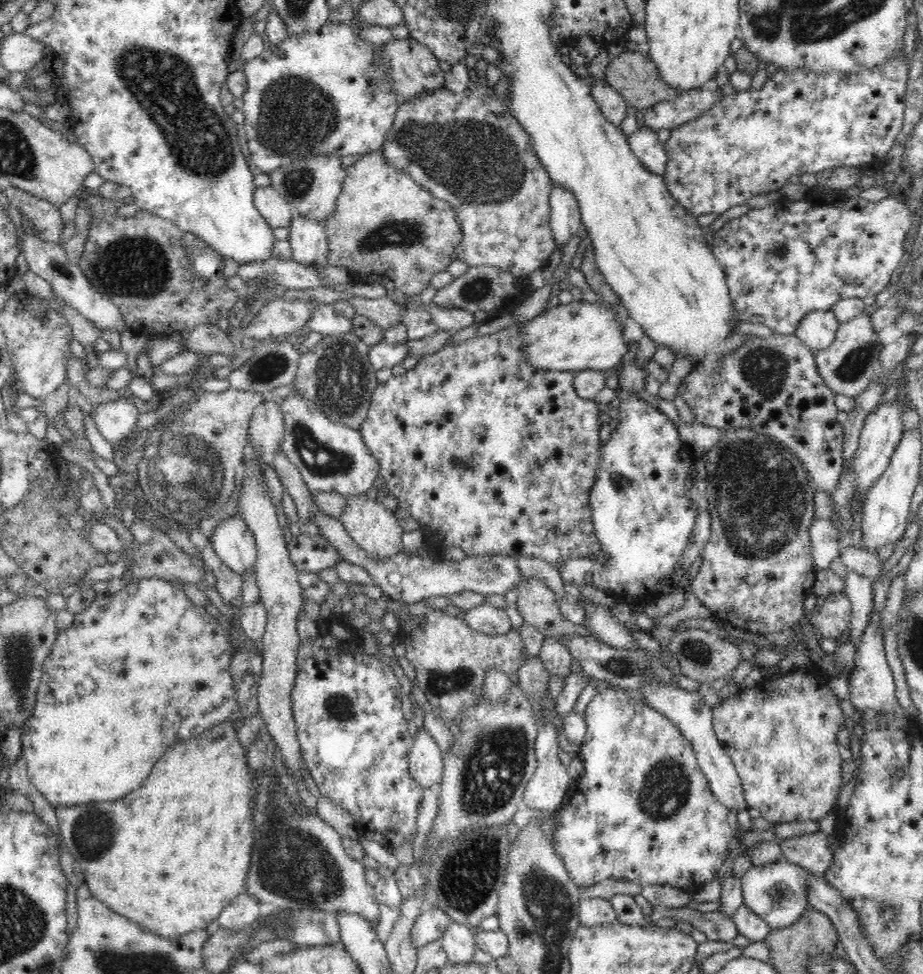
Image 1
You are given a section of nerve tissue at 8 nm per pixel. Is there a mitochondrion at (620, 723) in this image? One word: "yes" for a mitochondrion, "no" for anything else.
no

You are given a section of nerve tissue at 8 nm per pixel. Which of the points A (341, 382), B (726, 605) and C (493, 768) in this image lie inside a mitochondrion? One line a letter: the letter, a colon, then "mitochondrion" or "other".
A: mitochondrion
B: other
C: mitochondrion

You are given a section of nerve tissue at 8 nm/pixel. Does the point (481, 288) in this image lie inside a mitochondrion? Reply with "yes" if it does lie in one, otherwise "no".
yes

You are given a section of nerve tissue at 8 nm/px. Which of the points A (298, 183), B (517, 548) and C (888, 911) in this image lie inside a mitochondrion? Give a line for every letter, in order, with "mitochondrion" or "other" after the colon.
A: mitochondrion
B: other
C: mitochondrion

